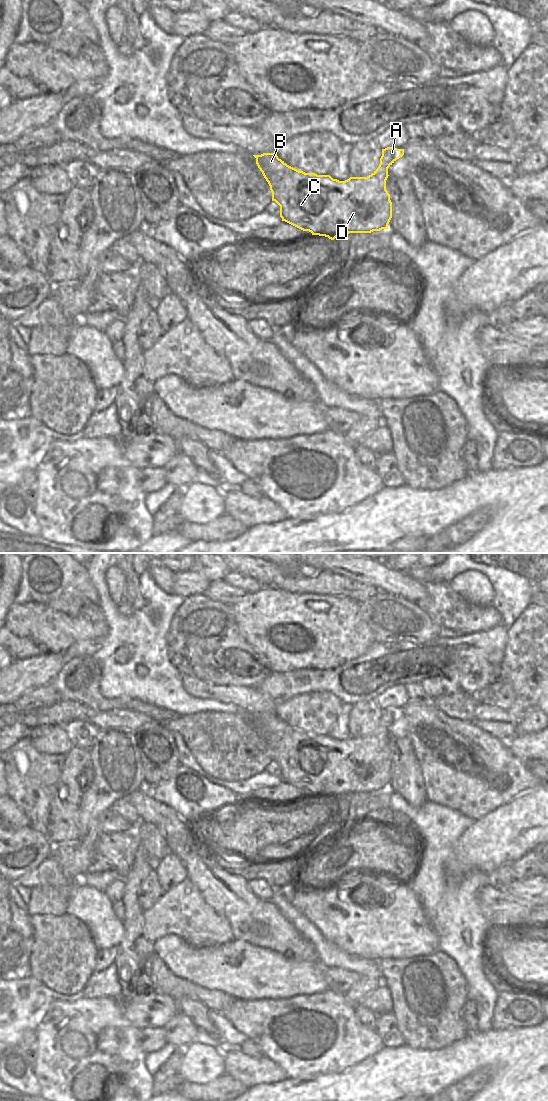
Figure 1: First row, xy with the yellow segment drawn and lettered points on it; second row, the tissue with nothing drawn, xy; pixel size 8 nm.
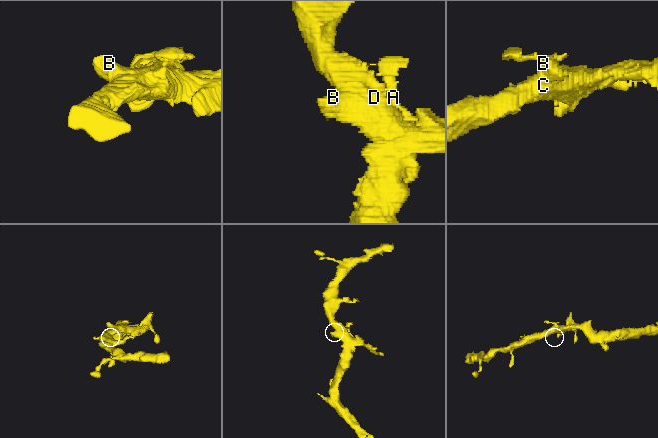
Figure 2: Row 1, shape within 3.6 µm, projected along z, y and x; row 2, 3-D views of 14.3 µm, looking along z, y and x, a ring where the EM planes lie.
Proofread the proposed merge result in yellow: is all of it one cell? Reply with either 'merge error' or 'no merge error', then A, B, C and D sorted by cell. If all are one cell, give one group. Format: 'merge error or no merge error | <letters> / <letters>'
no merge error | A B C D

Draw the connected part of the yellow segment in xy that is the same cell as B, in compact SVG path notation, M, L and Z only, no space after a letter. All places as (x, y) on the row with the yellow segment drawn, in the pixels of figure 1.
M387 147L382 149L382 156L378 168L367 177L350 177L345 181L333 179L330 175L317 175L299 171L278 158L276 153L263 153L253 155L256 164L270 186L272 201L280 206L280 217L285 221L303 231L309 231L312 235L328 237L334 240L338 235L349 233L371 233L388 229L392 218L392 202L390 194L386 190L388 168L404 155L404 149Z

